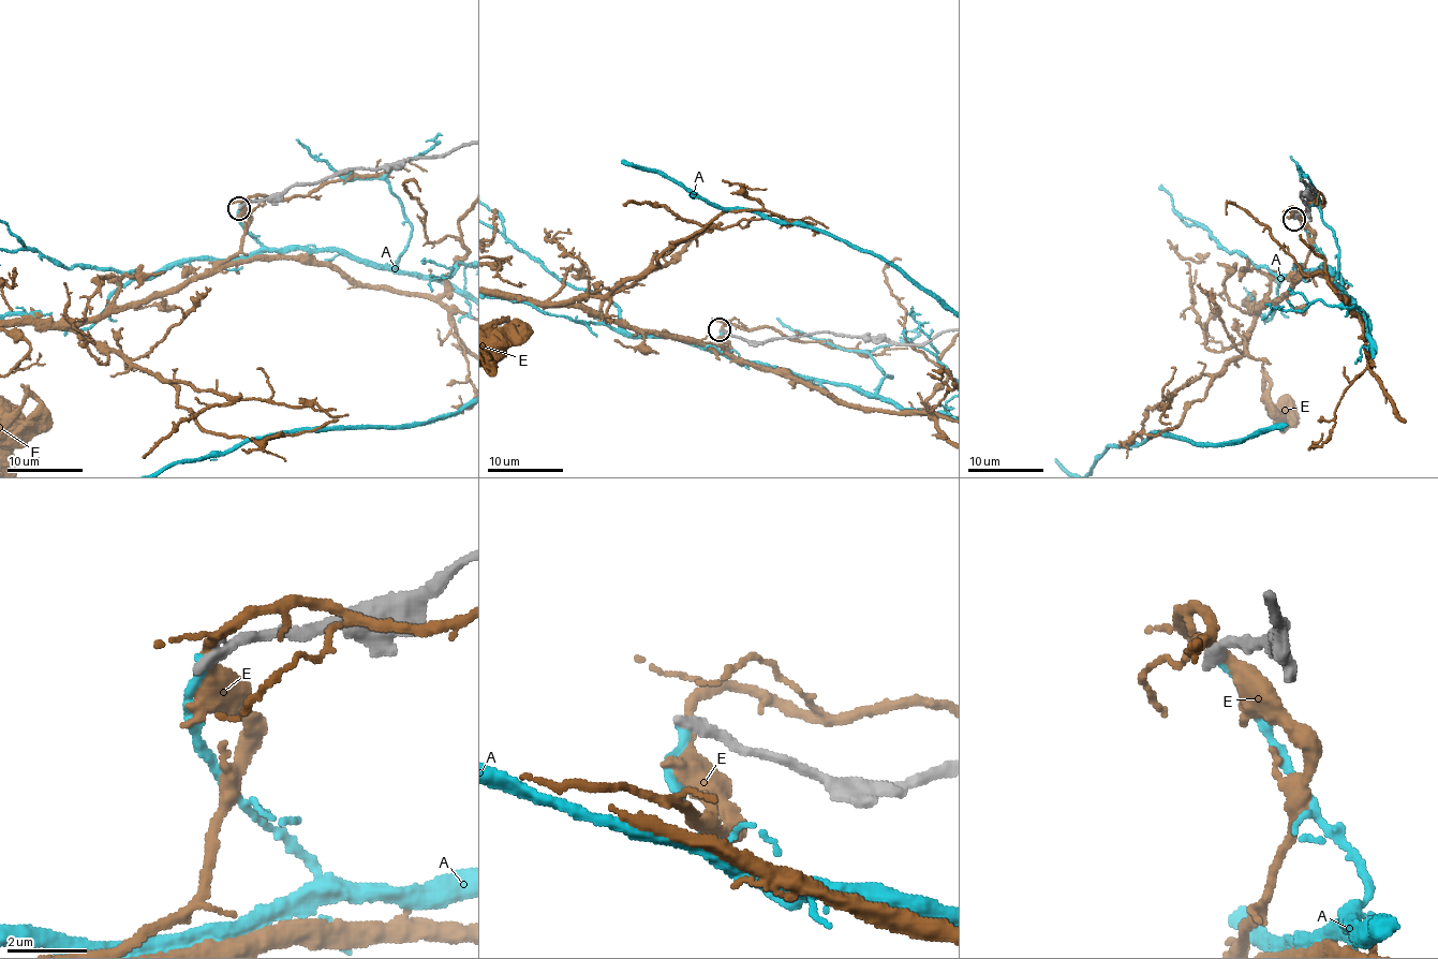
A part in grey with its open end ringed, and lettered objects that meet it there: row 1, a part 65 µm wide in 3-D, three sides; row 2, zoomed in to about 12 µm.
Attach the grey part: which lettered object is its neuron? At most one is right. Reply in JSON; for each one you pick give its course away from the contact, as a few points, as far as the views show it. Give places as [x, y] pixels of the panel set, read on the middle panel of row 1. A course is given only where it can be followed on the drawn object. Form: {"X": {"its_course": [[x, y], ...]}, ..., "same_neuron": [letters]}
{"same_neuron": []}

